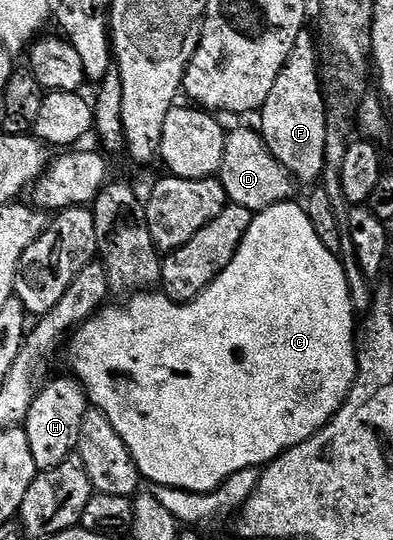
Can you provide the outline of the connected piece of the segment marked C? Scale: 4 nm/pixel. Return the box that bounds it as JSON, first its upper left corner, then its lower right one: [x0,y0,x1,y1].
[66,200,358,494]

